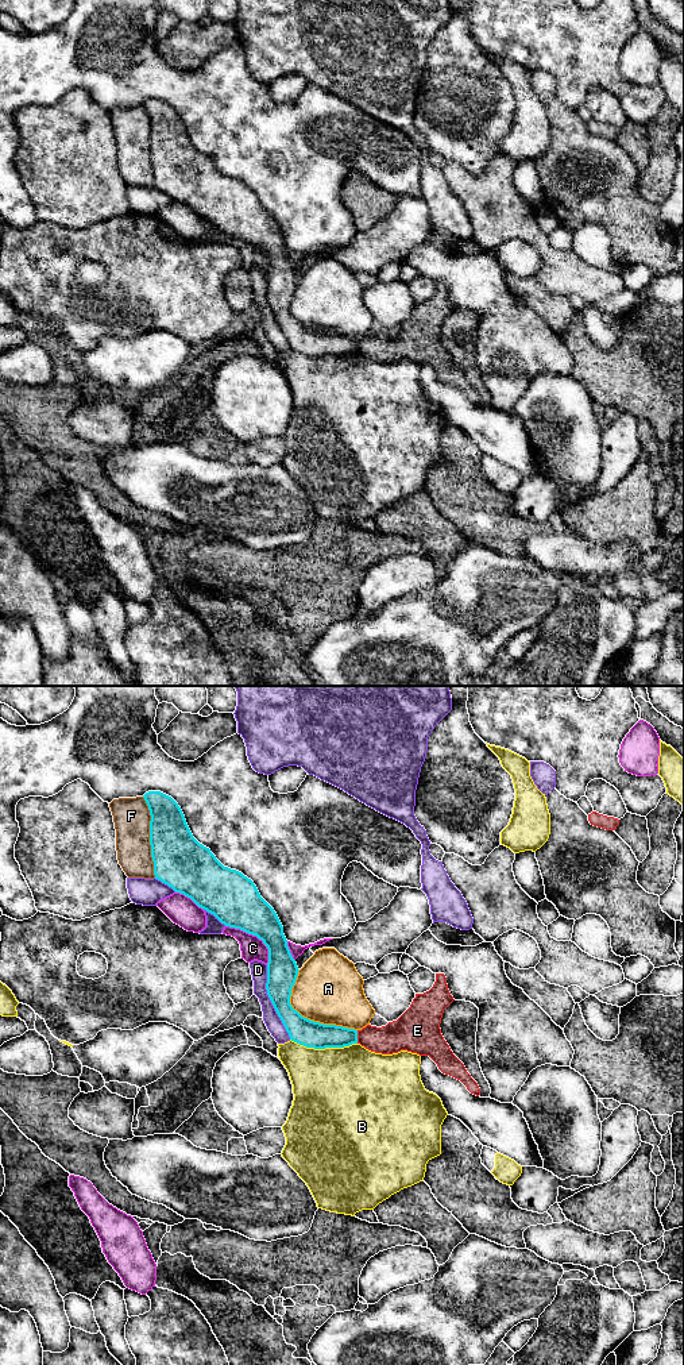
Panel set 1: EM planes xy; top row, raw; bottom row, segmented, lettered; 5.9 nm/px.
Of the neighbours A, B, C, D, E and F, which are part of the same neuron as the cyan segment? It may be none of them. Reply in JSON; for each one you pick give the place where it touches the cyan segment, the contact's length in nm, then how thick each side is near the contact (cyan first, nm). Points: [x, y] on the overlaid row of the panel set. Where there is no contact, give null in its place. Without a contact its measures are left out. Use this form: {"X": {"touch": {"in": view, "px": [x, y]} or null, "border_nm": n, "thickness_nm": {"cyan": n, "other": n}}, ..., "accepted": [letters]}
{"accepted": []}

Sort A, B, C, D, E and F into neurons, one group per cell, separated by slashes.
A / B / C / D / E / F

